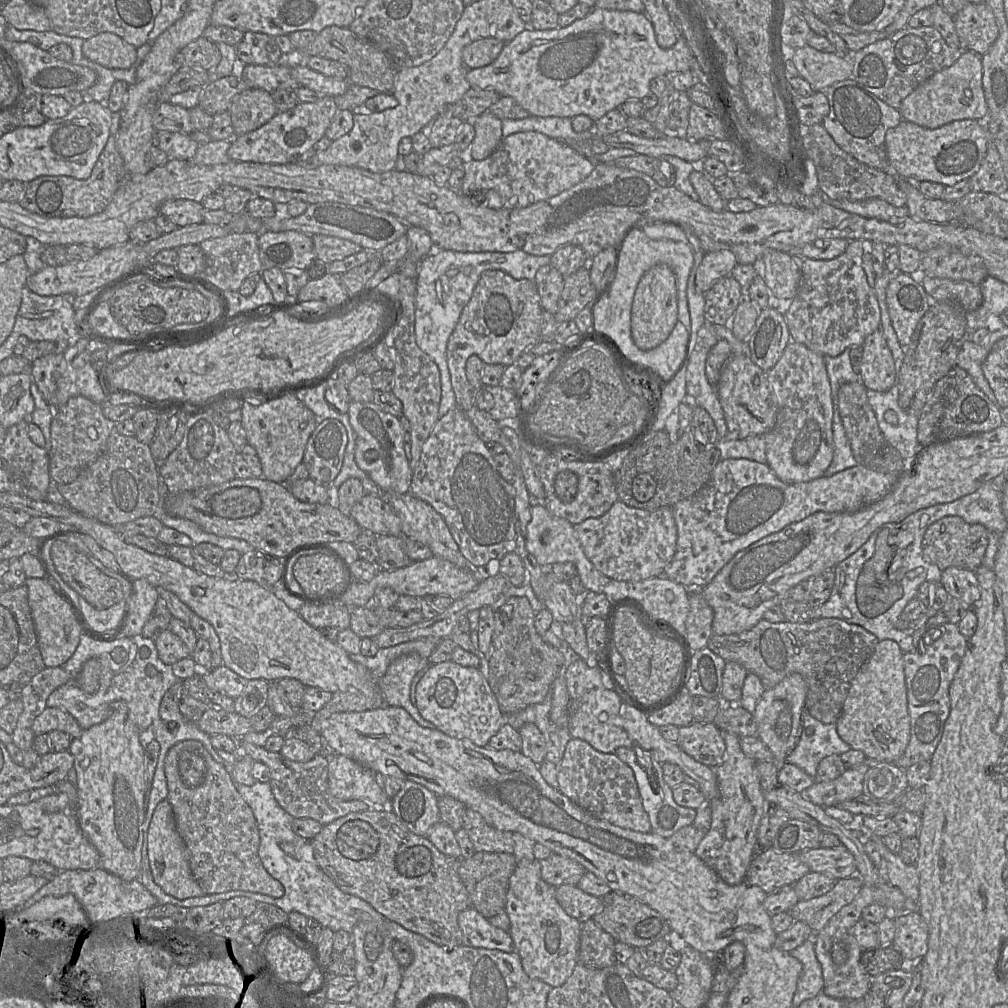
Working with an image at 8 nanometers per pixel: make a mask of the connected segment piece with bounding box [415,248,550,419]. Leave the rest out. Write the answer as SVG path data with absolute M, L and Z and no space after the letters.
M436 248L421 261L416 288L415 340L417 346L435 362L440 372L441 401L438 419L458 407L447 364L447 344L481 274L488 270L500 270L516 280L527 279L534 282L537 270L547 264L550 264L550 256L536 256L524 251L458 252Z

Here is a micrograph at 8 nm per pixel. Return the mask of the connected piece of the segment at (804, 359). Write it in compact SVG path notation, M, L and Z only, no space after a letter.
M791 340L781 358L767 372L767 378L776 405L777 416L774 427L766 434L765 438L766 463L776 476L786 483L808 482L824 476L834 454L833 403L824 356L810 350L801 343Z

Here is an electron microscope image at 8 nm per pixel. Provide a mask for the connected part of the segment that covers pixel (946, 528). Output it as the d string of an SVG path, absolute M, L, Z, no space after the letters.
M946 516L934 522L927 529L922 542L922 549L925 559L935 566L939 573L949 567L965 568L975 572L983 563L988 543L989 531L983 525L967 523L960 516Z

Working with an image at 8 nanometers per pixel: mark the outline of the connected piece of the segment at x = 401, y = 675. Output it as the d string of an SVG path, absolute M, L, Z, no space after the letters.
M408 654L394 660L386 673L378 680L384 704L403 708L421 727L436 729L431 722L420 715L410 700L411 684L415 675L419 671L425 671L423 670L423 657L419 655L407 656Z

